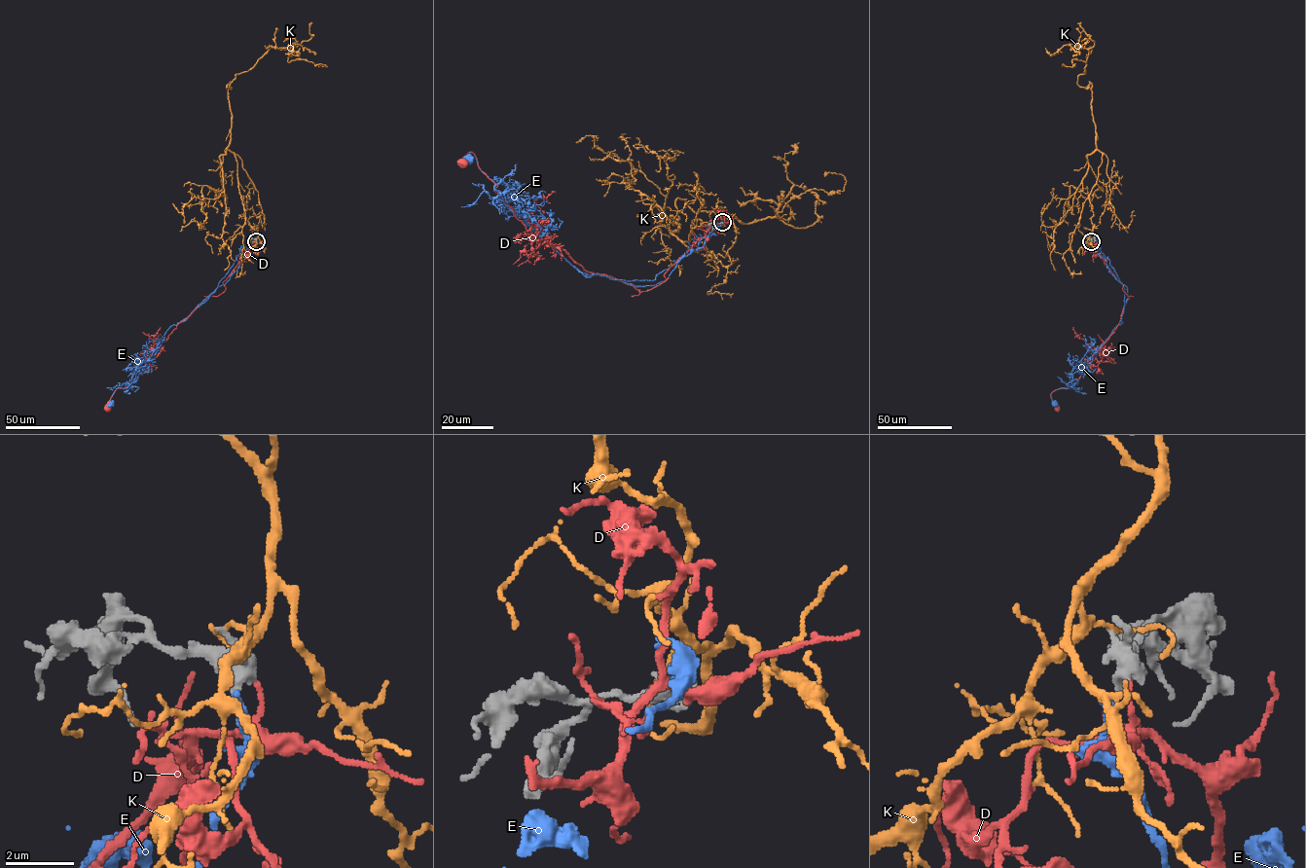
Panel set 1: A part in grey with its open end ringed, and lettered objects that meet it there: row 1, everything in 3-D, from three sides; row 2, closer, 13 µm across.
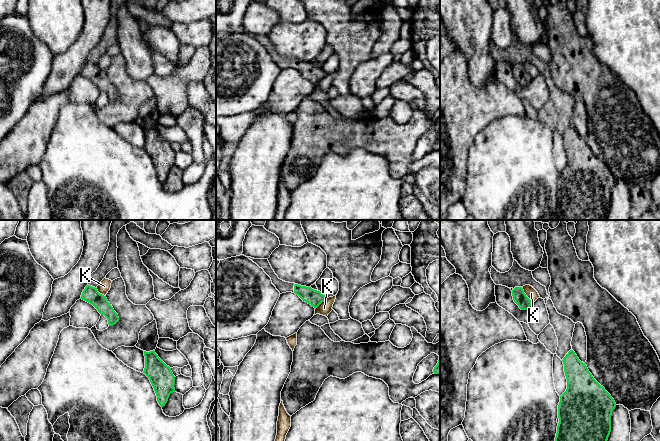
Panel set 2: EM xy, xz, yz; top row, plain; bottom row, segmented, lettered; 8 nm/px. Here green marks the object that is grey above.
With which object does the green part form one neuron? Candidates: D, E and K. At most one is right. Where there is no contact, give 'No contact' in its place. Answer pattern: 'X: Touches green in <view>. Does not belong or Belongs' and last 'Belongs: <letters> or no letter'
D: No contact. Does not belong
E: No contact. Belongs
K: Touches green in yz. Does not belong
Belongs: E

